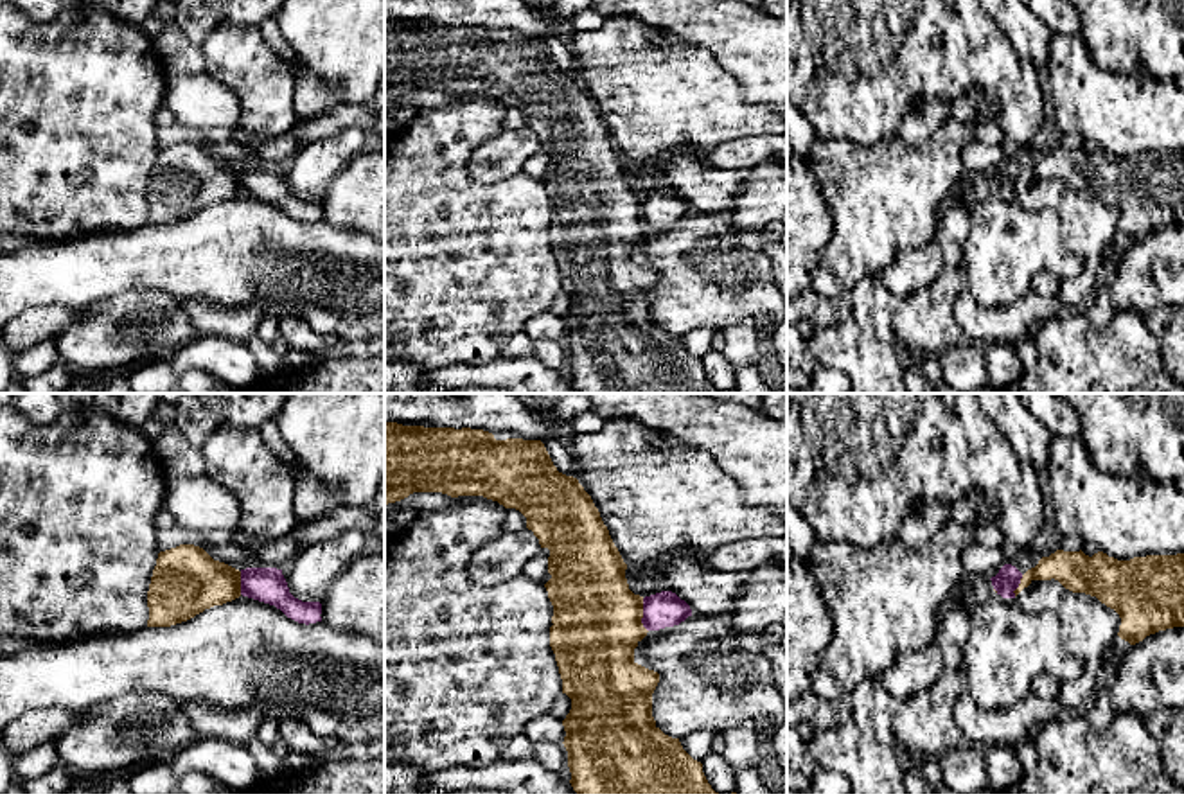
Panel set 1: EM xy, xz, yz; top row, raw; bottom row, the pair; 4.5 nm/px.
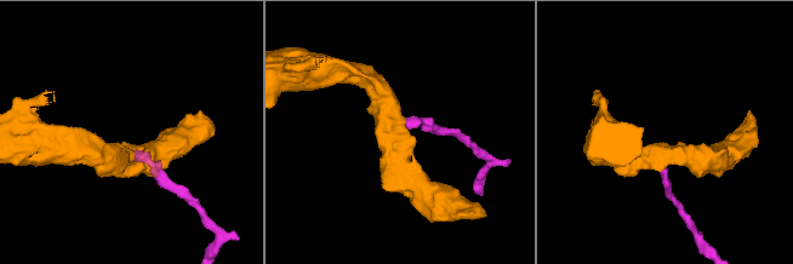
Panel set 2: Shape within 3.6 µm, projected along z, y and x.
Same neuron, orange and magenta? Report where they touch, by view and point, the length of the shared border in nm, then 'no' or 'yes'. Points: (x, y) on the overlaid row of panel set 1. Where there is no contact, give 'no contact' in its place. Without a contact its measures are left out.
meets orange in xz at (642, 615); contact 150 nm long; no

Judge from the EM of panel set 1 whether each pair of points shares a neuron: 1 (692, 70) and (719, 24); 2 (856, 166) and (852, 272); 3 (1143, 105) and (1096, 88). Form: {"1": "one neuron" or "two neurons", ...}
{"1": "two neurons", "2": "one neuron", "3": "one neuron"}

